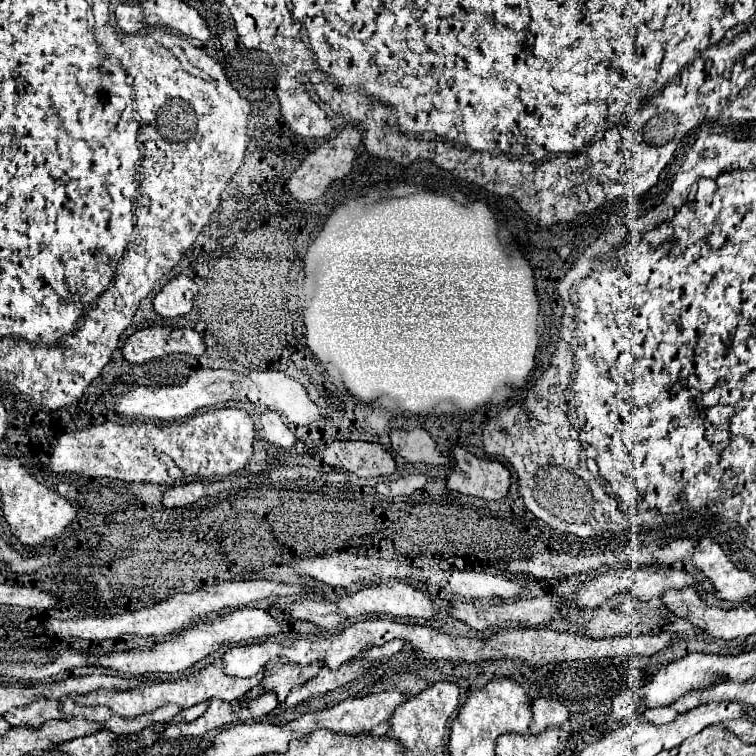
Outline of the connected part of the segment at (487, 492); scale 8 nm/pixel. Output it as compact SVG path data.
M453 446L449 452L455 458L455 466L453 466L451 474L447 476L447 488L449 490L465 492L467 496L477 496L483 500L501 500L507 496L509 486L511 486L511 474L501 462L481 460L481 458L473 456L471 452L467 452L463 446Z

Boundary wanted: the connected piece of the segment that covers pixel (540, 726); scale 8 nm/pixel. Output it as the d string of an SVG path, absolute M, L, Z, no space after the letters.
M553 698L533 700L531 710L533 710L533 720L529 726L531 734L541 734L547 726L561 726L569 716L567 708Z

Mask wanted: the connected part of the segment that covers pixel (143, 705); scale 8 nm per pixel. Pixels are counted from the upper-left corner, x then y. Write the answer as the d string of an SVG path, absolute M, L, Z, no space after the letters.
M217 660L215 664L209 664L205 668L201 668L195 676L191 678L183 678L183 680L175 680L175 682L149 682L149 684L141 684L141 688L131 688L131 690L125 690L125 692L105 692L105 690L97 690L97 692L91 692L87 696L71 696L77 704L81 706L109 706L111 710L115 710L117 716L141 716L141 714L147 714L147 712L153 712L155 708L163 706L163 704L179 704L183 708L191 708L203 700L237 700L241 696L245 696L251 688L255 688L261 680L263 680L263 674L265 672L257 672L257 676L251 676L251 678L233 678L233 676L227 676L223 674L223 662Z

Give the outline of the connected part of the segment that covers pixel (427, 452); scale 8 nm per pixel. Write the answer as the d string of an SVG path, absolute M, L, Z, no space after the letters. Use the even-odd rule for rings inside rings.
M417 428L417 430L389 430L391 448L403 456L407 462L425 462L425 464L447 464L447 458L437 450L437 444L431 436Z

